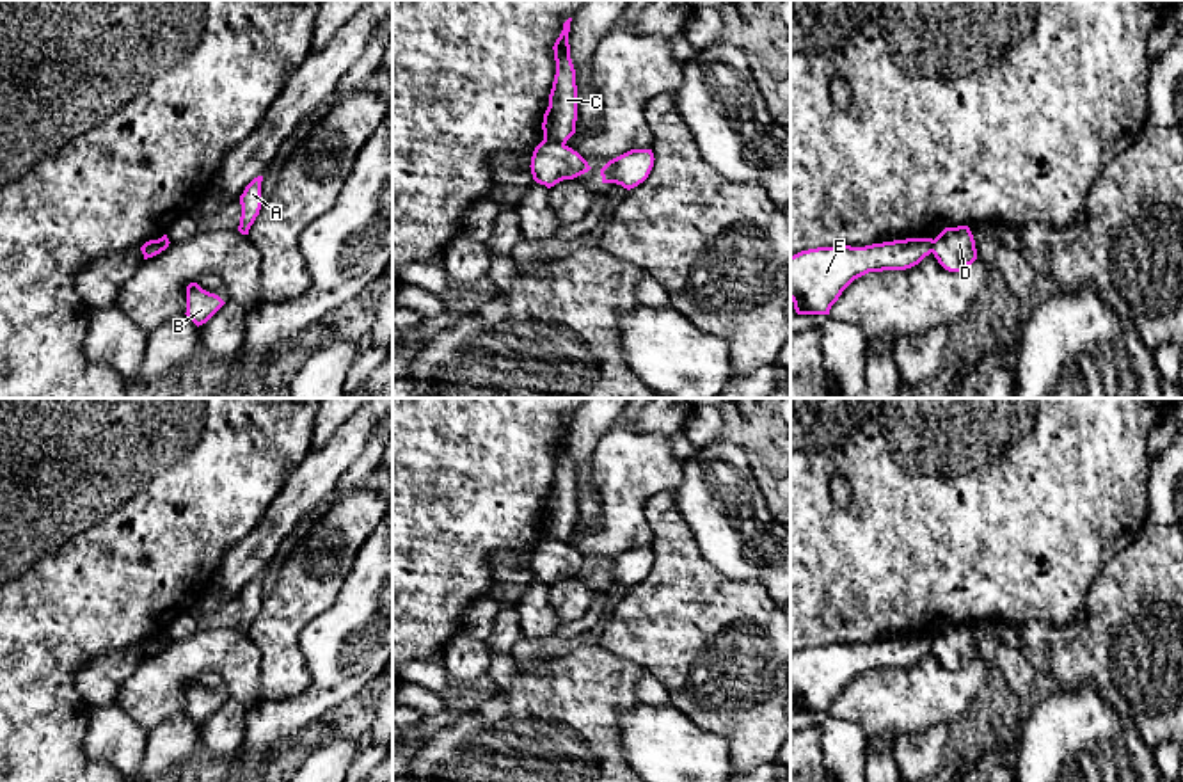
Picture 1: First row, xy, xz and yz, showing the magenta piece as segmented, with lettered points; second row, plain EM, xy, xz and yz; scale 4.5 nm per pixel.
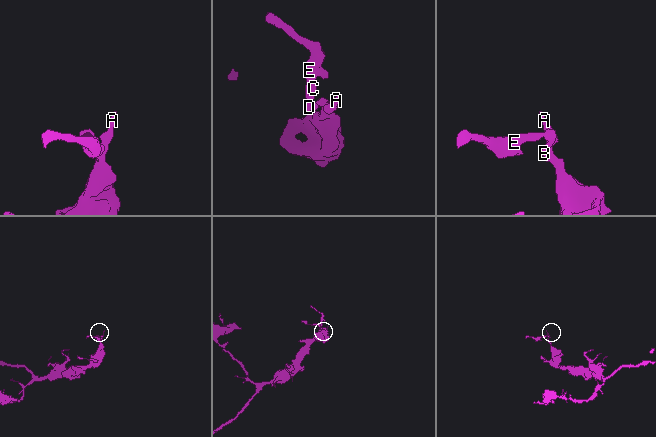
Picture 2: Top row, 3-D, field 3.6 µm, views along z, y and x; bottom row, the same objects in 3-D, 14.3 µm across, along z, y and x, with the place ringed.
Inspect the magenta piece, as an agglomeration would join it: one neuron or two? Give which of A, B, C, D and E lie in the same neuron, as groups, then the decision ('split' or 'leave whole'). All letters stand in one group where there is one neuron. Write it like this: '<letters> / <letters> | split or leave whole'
A B D / C E | split

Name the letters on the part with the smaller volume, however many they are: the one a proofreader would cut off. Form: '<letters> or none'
C, E

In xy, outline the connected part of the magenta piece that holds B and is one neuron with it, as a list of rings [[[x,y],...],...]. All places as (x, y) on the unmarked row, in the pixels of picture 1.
[[[197,681],[187,684],[187,714],[199,725],[206,722],[226,700]]]

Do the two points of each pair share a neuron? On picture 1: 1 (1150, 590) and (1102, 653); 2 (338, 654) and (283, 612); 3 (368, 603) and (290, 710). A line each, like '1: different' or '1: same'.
1: same
2: different
3: same

